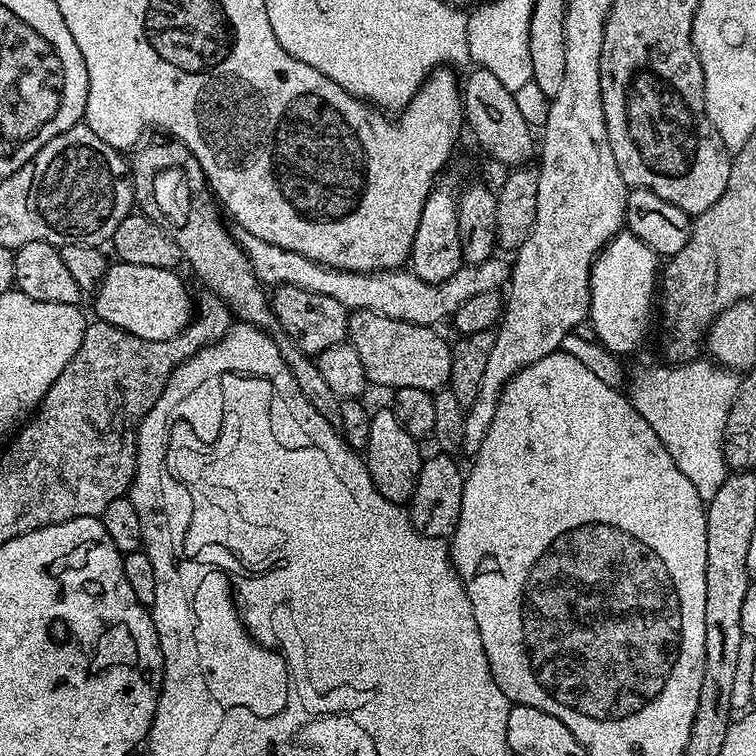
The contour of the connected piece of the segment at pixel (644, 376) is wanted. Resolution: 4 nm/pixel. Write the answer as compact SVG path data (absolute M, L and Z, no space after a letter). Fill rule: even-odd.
M699 359L688 361L682 365L650 366L642 369L632 380L630 399L632 405L646 419L658 440L673 458L678 470L690 479L704 501L712 500L722 482L728 475L728 467L724 461L724 432L729 421L730 410L739 388L739 375L733 369L722 368L712 362L700 365Z

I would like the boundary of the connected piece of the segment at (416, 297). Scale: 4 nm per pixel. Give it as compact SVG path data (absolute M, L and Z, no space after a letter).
M241 231L238 239L244 253L248 255L254 274L265 286L281 284L298 286L316 294L326 294L326 298L335 298L336 301L342 302L344 308L352 312L374 310L374 314L386 314L386 318L398 318L402 322L415 324L439 325L439 320L447 321L451 318L458 310L458 306L466 302L466 298L475 298L477 294L503 289L510 280L509 261L507 259L504 261L500 254L493 254L486 262L464 264L441 284L428 284L410 270L347 272L341 268L331 268L318 260L294 254L294 250L282 250L282 246L262 242L262 238L254 238L254 234L246 231Z

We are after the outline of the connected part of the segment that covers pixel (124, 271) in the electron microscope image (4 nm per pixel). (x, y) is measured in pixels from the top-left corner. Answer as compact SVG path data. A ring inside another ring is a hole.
M109 263L108 273L95 289L96 320L105 320L150 342L174 338L194 319L194 296L188 293L179 271L158 266Z

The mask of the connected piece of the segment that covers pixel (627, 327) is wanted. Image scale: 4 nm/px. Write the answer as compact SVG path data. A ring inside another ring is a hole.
M621 230L604 245L596 261L592 263L592 273L588 283L588 315L590 325L596 333L595 339L603 344L609 352L624 358L644 340L648 332L648 319L654 316L654 297L658 292L658 257L646 242L639 240L633 232Z

